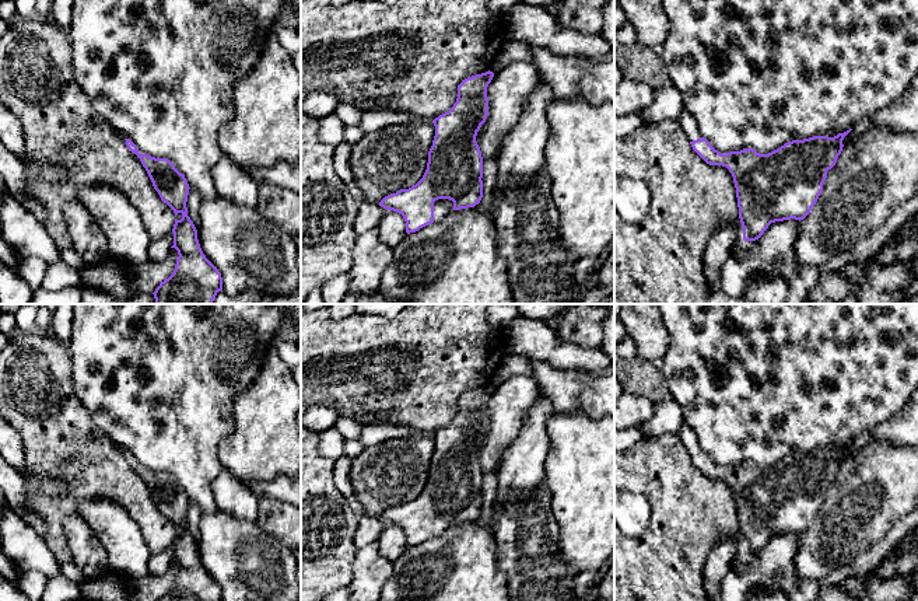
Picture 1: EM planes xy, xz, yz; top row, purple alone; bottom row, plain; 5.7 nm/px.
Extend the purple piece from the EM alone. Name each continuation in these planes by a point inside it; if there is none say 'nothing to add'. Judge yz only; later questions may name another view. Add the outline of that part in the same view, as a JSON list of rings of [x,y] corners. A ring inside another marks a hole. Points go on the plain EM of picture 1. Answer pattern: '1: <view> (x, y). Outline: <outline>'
1: yz (689, 437). Outline: [[[683,423],[679,437],[682,438],[688,455],[694,455],[702,451],[695,431],[687,423]]]

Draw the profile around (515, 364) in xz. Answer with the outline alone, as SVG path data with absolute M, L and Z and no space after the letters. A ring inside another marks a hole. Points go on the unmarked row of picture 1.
M514 354L504 359L497 367L497 370L494 371L488 384L495 388L504 384L507 380L509 380L514 375L532 377L532 366L526 357Z

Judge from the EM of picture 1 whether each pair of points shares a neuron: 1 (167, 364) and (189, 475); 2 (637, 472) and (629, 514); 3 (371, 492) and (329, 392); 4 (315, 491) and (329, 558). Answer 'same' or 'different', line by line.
1: same
2: different
3: different
4: same

